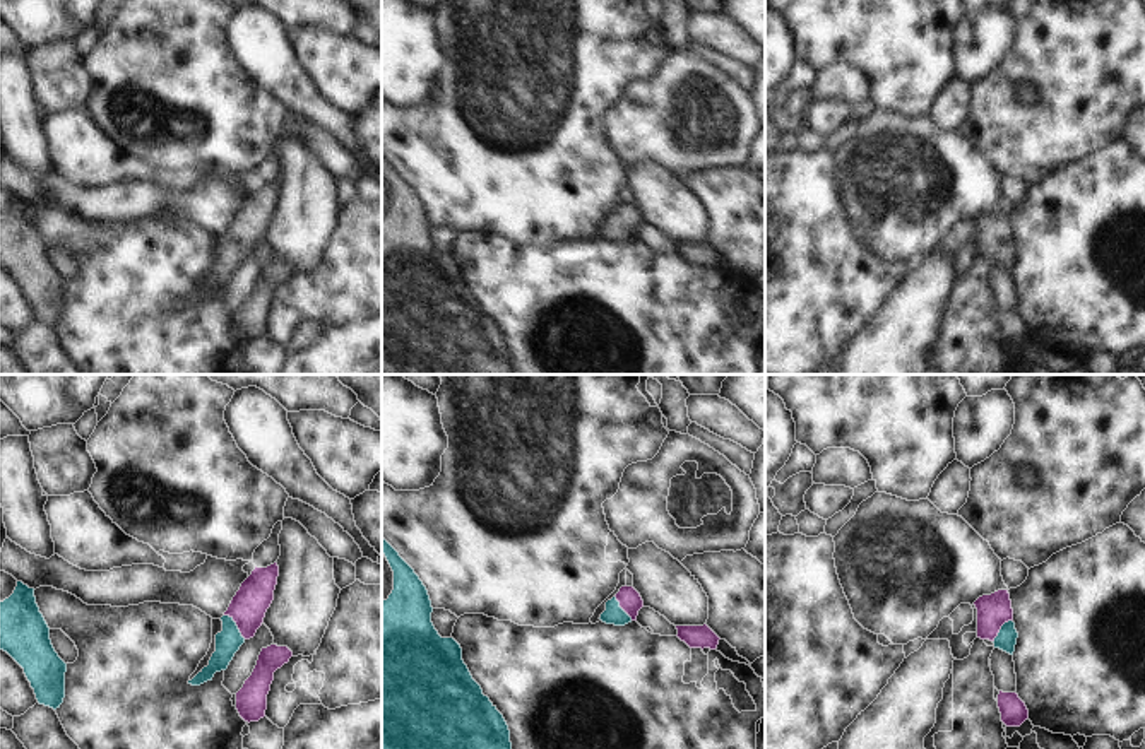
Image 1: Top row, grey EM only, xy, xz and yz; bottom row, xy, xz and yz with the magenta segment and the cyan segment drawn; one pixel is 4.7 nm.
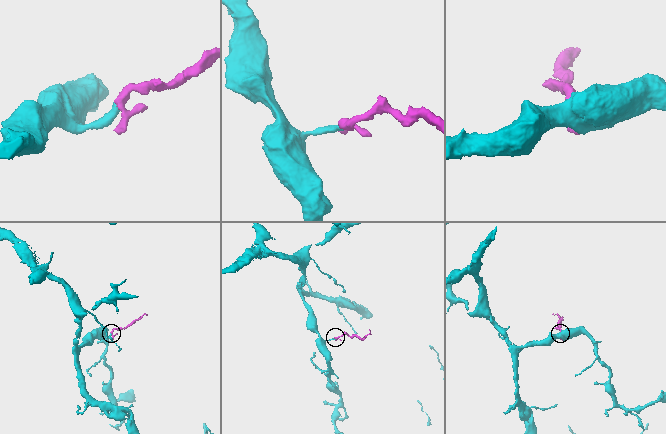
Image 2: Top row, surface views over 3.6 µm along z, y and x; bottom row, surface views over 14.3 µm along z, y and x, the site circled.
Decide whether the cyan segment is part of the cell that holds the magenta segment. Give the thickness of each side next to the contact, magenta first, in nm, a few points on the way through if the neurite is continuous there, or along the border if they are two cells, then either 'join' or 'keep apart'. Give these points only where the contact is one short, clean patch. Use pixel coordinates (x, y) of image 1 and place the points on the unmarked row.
170 nm thick on the magenta side, 120 nm on the other; runs through xy (249, 223), (237, 241), (228, 259); join

